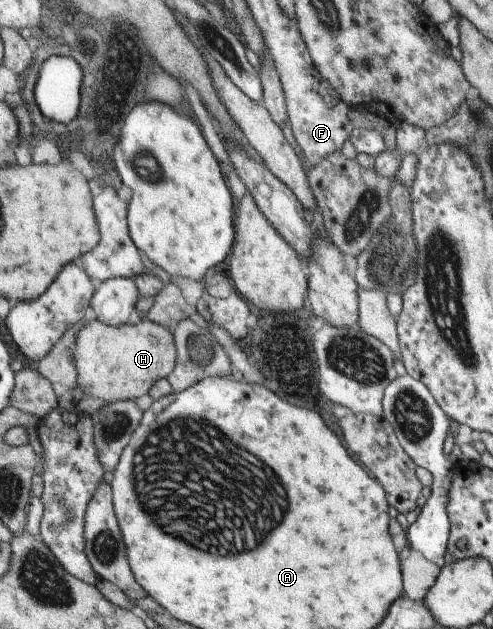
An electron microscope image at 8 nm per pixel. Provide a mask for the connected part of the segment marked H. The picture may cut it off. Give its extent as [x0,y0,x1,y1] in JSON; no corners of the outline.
[72,316,176,404]

